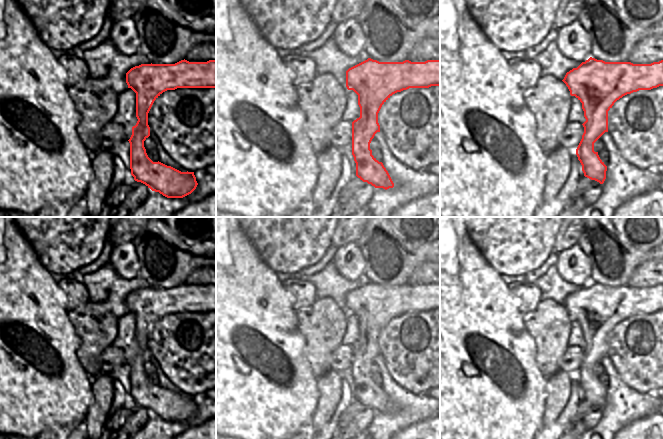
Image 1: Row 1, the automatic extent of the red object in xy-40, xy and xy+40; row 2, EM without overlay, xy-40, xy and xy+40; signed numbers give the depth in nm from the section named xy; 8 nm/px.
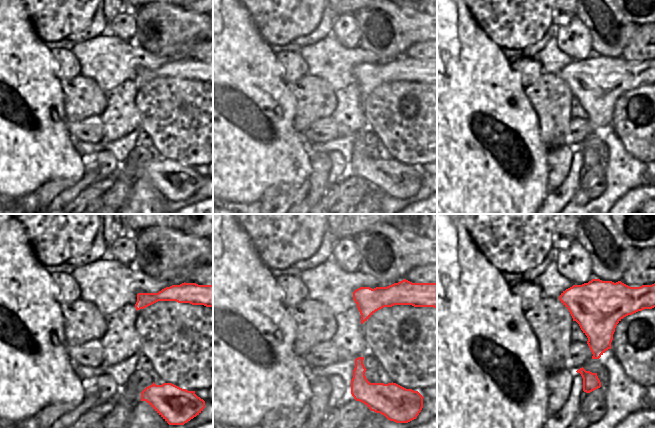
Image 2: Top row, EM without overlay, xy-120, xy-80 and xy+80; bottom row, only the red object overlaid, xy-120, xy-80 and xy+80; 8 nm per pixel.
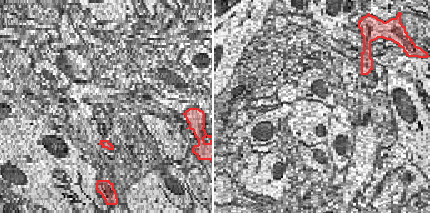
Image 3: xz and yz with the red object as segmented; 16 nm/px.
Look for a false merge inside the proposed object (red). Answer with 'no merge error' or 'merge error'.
no merge error

